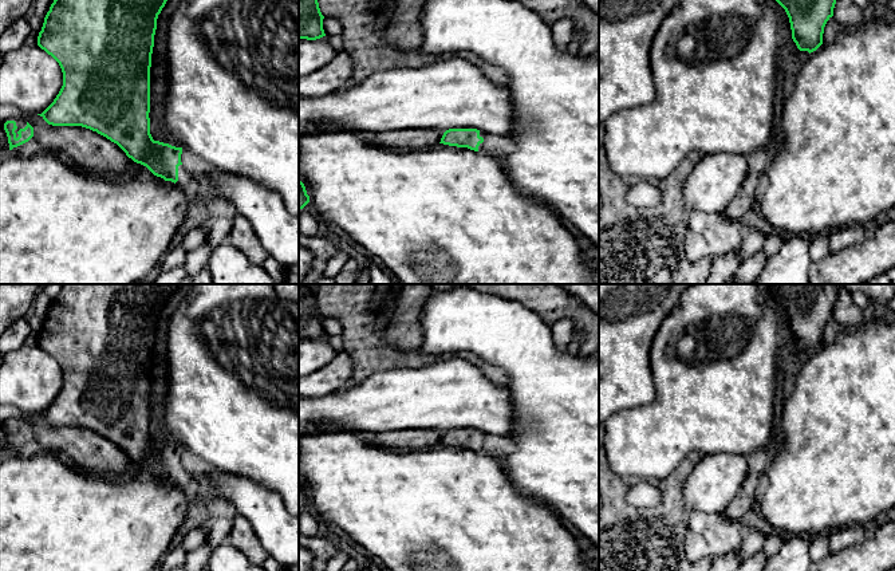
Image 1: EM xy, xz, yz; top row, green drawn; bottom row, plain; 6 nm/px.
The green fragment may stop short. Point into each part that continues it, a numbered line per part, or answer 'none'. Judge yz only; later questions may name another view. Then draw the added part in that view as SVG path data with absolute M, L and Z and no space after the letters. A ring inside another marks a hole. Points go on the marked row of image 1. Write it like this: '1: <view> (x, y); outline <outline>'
none

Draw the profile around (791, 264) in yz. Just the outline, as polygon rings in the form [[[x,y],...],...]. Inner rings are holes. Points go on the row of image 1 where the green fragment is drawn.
[[[792,236],[773,255],[761,275],[749,284],[809,284],[812,239]]]

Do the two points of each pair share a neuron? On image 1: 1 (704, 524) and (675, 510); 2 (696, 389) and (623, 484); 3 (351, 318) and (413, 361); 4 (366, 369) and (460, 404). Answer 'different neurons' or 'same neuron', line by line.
1: different neurons
2: different neurons
3: same neuron
4: different neurons

